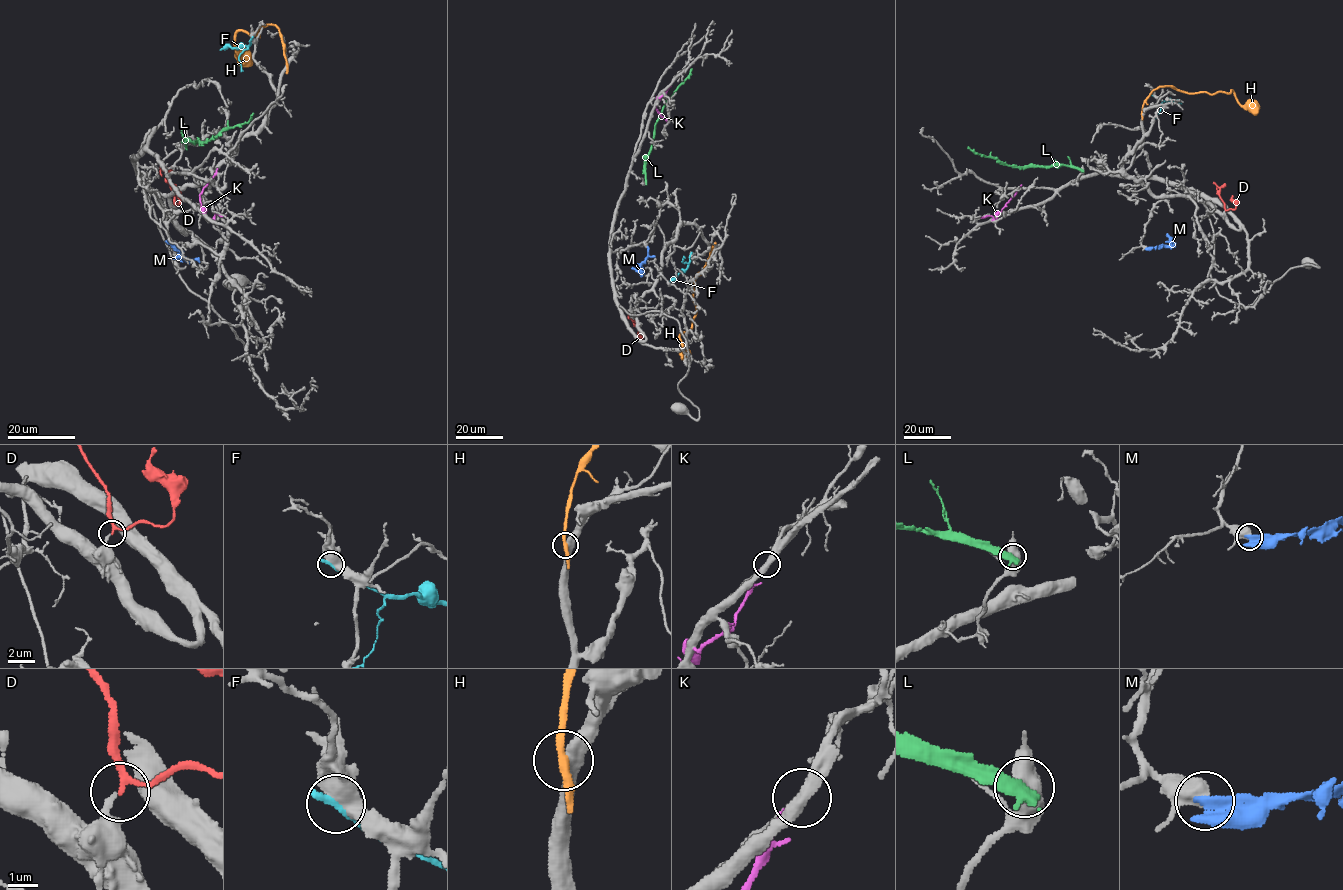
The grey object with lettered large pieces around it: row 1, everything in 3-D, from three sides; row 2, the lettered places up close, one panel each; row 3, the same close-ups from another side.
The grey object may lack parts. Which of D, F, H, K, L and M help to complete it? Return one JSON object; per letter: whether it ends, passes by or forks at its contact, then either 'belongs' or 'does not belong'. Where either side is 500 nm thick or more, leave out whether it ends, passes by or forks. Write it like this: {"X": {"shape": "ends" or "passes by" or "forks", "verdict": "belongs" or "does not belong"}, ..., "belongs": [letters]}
{"D": {"shape": "passes by", "verdict": "belongs"}, "F": {"verdict": "does not belong"}, "H": {"shape": "passes by", "verdict": "does not belong"}, "K": {"shape": "ends", "verdict": "does not belong"}, "L": {"verdict": "does not belong"}, "M": {"shape": "ends", "verdict": "does not belong"}, "belongs": ["D"]}

